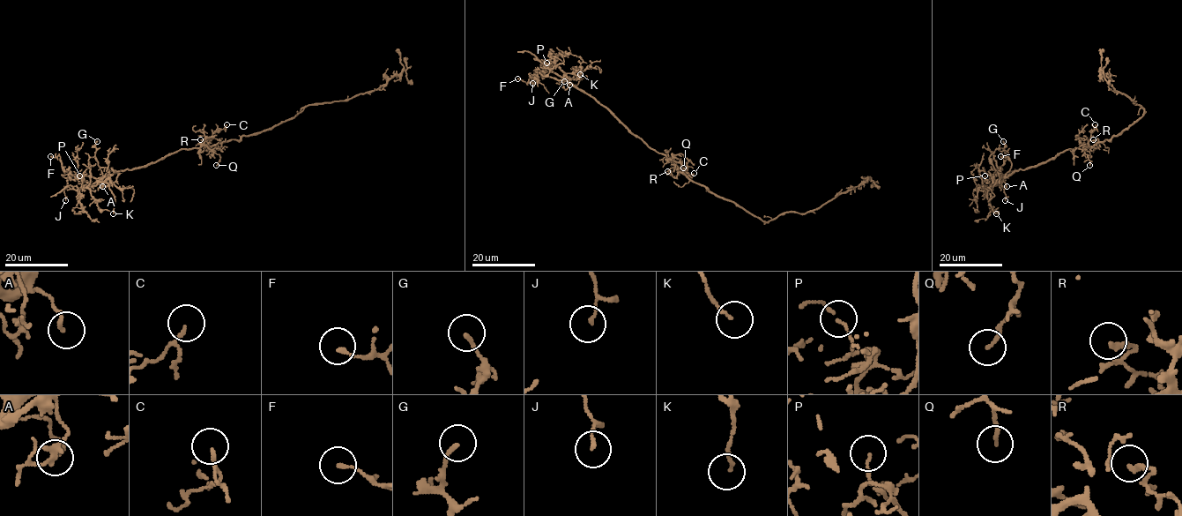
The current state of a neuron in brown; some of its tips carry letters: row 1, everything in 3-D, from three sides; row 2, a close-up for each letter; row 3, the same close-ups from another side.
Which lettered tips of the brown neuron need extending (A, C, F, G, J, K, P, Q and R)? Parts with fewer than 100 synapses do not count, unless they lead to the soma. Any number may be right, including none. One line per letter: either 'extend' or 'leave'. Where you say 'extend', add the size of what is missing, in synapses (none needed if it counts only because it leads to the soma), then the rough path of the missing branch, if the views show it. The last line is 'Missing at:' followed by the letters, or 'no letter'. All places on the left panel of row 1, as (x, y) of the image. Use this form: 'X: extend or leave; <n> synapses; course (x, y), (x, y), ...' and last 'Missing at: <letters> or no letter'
A: leave
C: leave
F: leave
G: leave
J: leave
K: leave
P: leave
Q: leave
R: leave
Missing at: no letter

